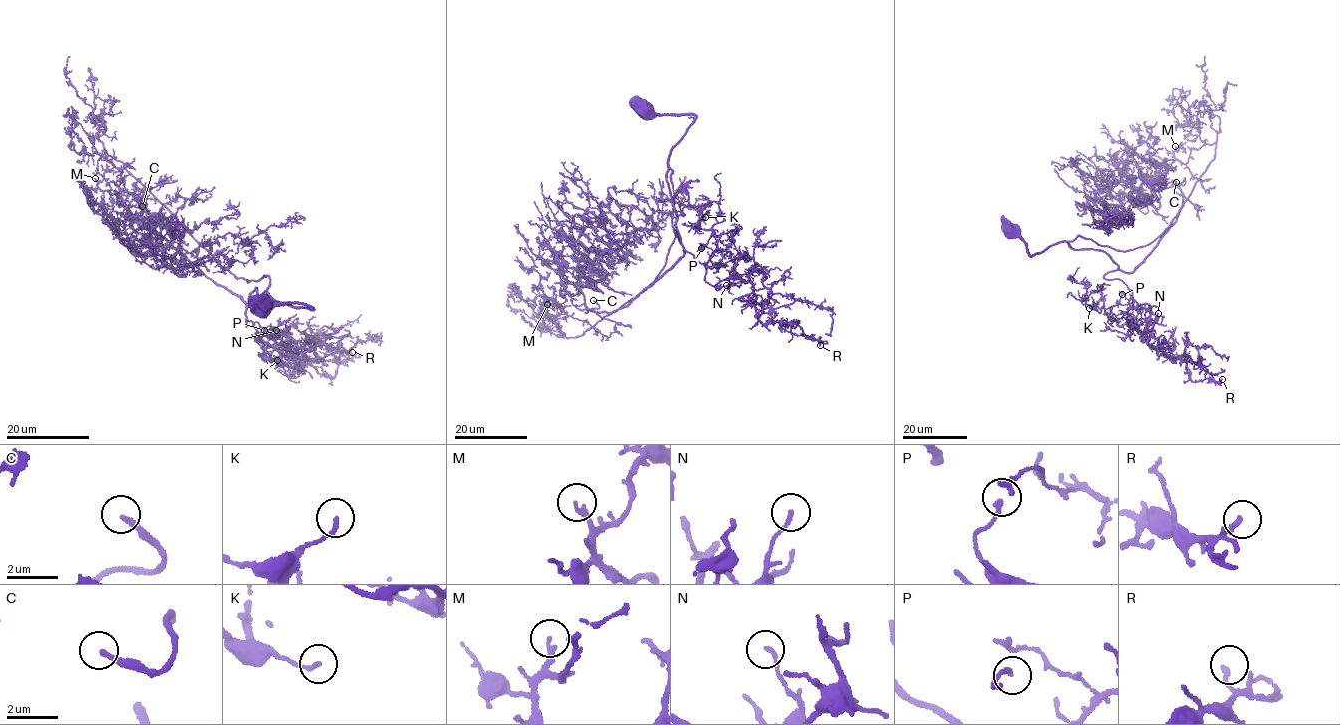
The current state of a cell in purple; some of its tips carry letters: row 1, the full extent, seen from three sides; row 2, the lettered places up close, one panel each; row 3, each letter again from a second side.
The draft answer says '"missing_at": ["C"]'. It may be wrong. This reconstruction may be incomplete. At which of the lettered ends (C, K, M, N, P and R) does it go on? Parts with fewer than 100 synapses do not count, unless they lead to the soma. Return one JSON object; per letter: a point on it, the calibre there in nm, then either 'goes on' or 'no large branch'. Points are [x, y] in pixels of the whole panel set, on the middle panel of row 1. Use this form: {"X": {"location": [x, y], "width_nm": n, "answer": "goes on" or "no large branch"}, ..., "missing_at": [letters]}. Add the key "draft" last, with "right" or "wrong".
{"C": {"location": [593, 300], "width_nm": 190, "answer": "goes on"}, "K": {"location": [705, 217], "width_nm": 160, "answer": "no large branch"}, "M": {"location": [547, 304], "width_nm": 180, "answer": "goes on"}, "N": {"location": [726, 285], "width_nm": 140, "answer": "no large branch"}, "P": {"location": [701, 248], "width_nm": 120, "answer": "no large branch"}, "R": {"location": [820, 345], "width_nm": 170, "answer": "no large branch"}, "missing_at": ["C", "M"], "draft": "wrong"}

